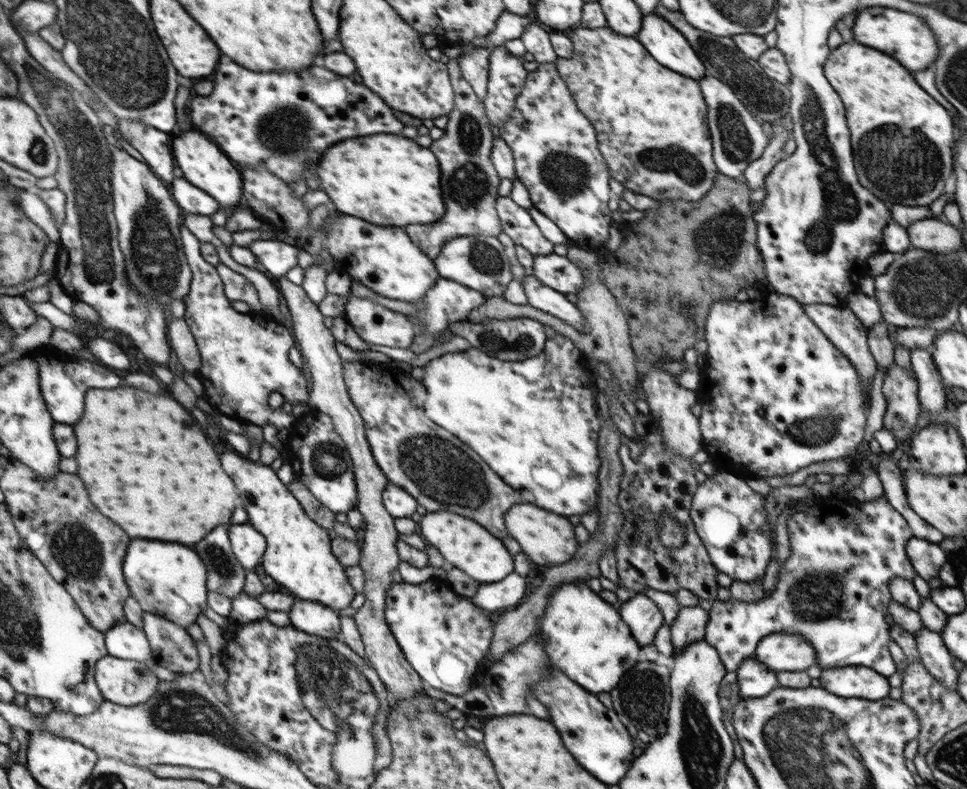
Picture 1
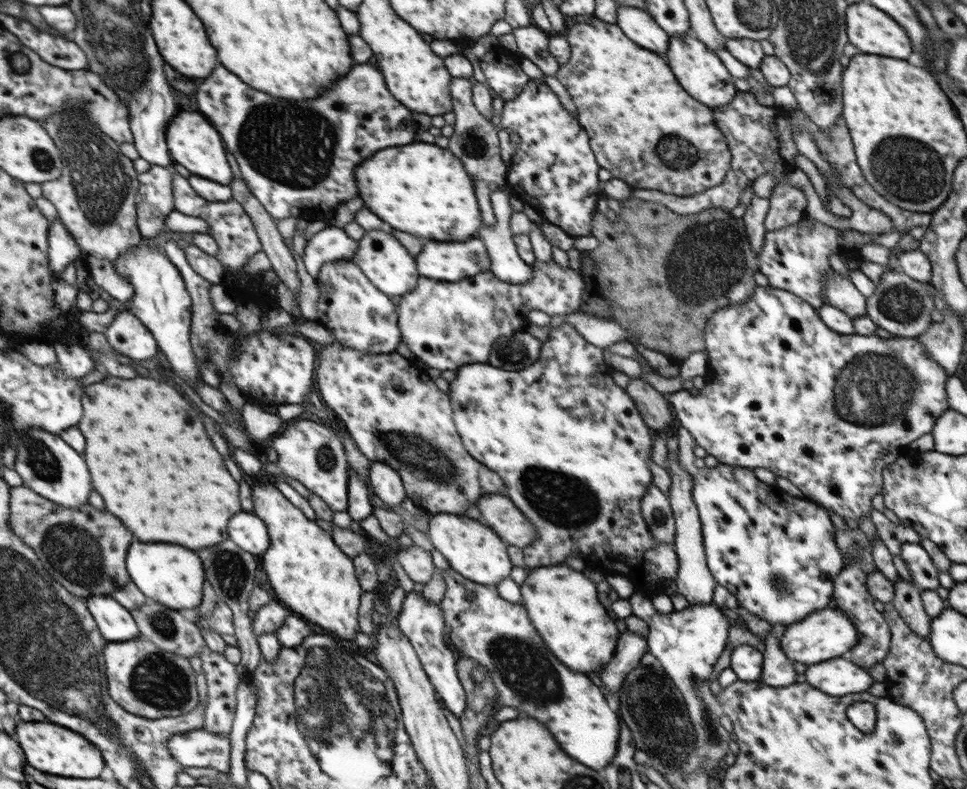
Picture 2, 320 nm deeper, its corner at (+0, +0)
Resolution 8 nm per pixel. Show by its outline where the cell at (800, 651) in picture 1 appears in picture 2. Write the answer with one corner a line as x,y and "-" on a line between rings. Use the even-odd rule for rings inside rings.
829,606
786,627
782,635
782,646
780,648
788,658
808,666
831,658
847,656
858,641
859,634
852,619
846,614
840,614
838,610
834,610
833,606

